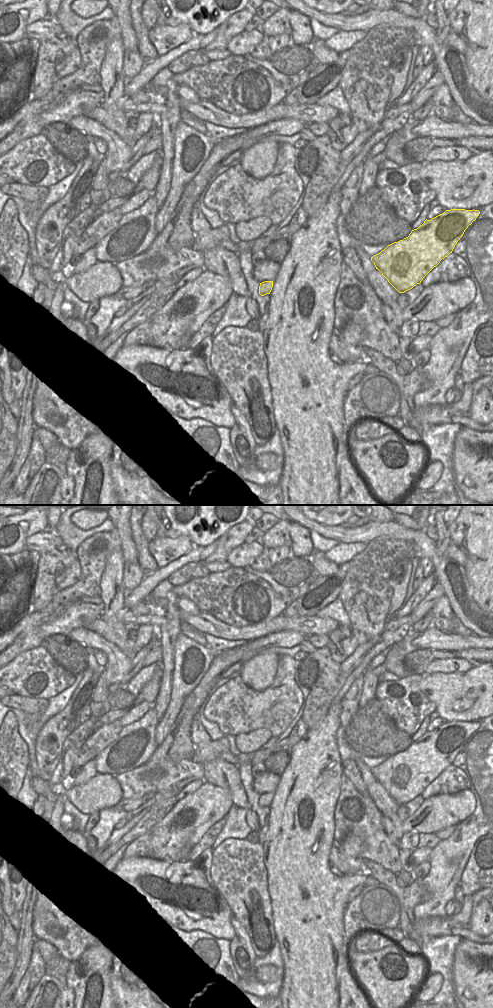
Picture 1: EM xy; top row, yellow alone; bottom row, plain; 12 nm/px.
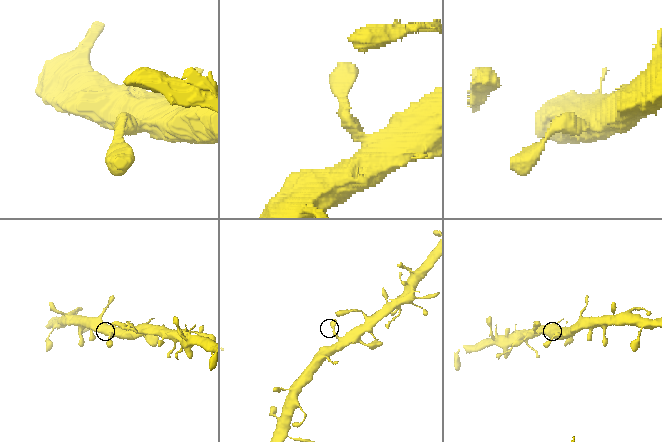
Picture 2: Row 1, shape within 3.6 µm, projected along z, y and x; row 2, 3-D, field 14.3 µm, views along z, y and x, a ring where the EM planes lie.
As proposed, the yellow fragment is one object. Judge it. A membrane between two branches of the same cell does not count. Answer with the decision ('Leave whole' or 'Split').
Leave whole.

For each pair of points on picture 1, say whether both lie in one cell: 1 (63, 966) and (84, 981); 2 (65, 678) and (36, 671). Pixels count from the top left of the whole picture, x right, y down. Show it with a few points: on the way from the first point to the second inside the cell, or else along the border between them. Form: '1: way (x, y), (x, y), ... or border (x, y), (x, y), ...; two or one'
1: border (72, 961), (64, 975); two
2: way (58, 678), (43, 677); one

